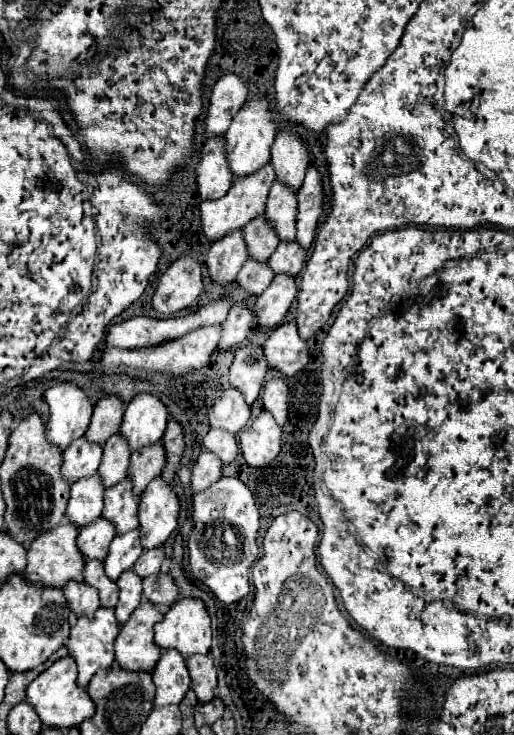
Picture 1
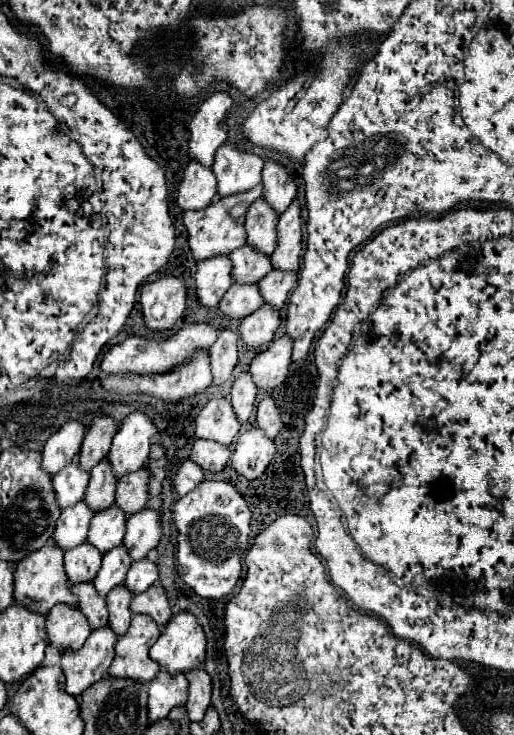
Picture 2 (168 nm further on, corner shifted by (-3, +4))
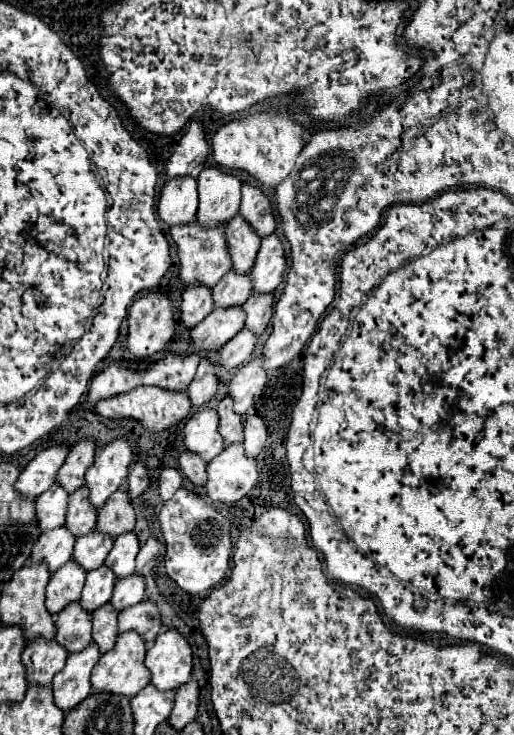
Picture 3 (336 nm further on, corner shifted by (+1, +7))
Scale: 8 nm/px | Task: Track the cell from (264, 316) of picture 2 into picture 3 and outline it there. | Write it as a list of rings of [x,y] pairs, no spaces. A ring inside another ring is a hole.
[[[243,327],[231,341],[227,341],[227,345],[223,345],[219,363],[225,369],[233,369],[233,367],[239,367],[239,365],[251,361],[251,355],[253,355],[257,343],[259,343],[259,335],[251,333],[251,329],[247,329],[247,327]]]

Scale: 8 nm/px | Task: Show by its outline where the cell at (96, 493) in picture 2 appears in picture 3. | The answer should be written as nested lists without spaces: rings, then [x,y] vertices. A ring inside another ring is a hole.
[[[79,487],[75,493],[69,495],[69,507],[67,507],[67,527],[69,531],[79,537],[95,529],[97,513],[91,509],[91,501],[87,501],[87,487]]]

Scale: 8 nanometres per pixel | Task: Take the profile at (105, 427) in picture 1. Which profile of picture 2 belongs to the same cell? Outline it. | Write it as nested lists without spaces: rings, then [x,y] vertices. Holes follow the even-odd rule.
[[[99,416],[93,420],[91,428],[83,438],[83,446],[79,452],[79,466],[85,472],[91,472],[91,468],[107,456],[115,432],[117,432],[117,422],[113,418]]]

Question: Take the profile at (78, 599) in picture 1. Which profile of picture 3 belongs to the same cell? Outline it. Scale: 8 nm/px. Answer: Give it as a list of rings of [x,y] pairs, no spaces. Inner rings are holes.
[[[37,637],[27,643],[23,651],[23,663],[27,667],[27,681],[31,685],[51,685],[55,673],[59,673],[67,661],[67,649],[59,645],[55,639],[47,641],[45,637]]]

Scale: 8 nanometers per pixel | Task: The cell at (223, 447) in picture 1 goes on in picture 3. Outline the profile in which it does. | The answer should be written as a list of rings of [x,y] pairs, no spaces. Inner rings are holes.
[[[183,451],[179,457],[179,465],[181,465],[181,473],[193,481],[195,485],[205,485],[207,481],[207,461],[203,461],[197,453],[191,451]]]

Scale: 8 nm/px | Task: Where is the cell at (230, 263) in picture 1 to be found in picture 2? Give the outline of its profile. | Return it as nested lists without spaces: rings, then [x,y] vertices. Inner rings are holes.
[[[223,256],[215,260],[203,260],[203,264],[197,264],[197,272],[193,276],[195,292],[199,302],[211,310],[217,308],[219,300],[231,286],[231,260],[223,260]]]

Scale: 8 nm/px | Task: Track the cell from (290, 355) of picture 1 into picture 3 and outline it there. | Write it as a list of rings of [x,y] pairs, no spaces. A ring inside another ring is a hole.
[[[259,355],[251,363],[241,365],[229,383],[229,393],[235,399],[233,407],[235,413],[243,417],[245,411],[259,401],[265,387],[267,387],[267,371],[263,367],[263,357]]]

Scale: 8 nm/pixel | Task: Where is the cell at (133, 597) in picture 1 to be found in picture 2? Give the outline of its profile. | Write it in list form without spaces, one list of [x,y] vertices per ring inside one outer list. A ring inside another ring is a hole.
[[[123,586],[113,588],[113,592],[109,592],[107,598],[105,598],[107,610],[109,610],[109,628],[115,632],[115,636],[123,636],[127,632],[127,628],[129,628],[129,622],[131,622],[131,612],[129,612],[131,598],[133,596]]]

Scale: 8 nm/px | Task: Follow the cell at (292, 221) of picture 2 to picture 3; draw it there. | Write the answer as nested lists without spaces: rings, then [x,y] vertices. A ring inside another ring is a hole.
[[[271,233],[271,237],[263,237],[255,267],[251,269],[253,291],[273,293],[283,281],[285,269],[287,269],[287,257],[285,257],[285,249],[277,233]]]

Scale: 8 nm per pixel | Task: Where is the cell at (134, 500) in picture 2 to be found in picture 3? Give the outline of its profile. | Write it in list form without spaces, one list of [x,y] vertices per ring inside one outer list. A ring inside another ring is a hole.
[[[125,489],[115,491],[99,509],[97,515],[97,529],[117,537],[119,533],[127,533],[135,527],[135,509],[131,505],[131,499],[127,497]]]

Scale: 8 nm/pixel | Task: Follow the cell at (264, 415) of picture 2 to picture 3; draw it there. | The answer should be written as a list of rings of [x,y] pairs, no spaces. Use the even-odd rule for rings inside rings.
[[[259,415],[245,417],[245,453],[249,457],[257,457],[267,441],[267,425]]]

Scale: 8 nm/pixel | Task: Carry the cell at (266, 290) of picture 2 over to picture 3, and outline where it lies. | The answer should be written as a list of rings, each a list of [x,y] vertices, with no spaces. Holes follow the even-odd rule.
[[[253,293],[243,305],[243,309],[247,311],[245,325],[253,333],[261,335],[267,329],[271,317],[273,317],[273,305],[275,305],[273,293]]]

